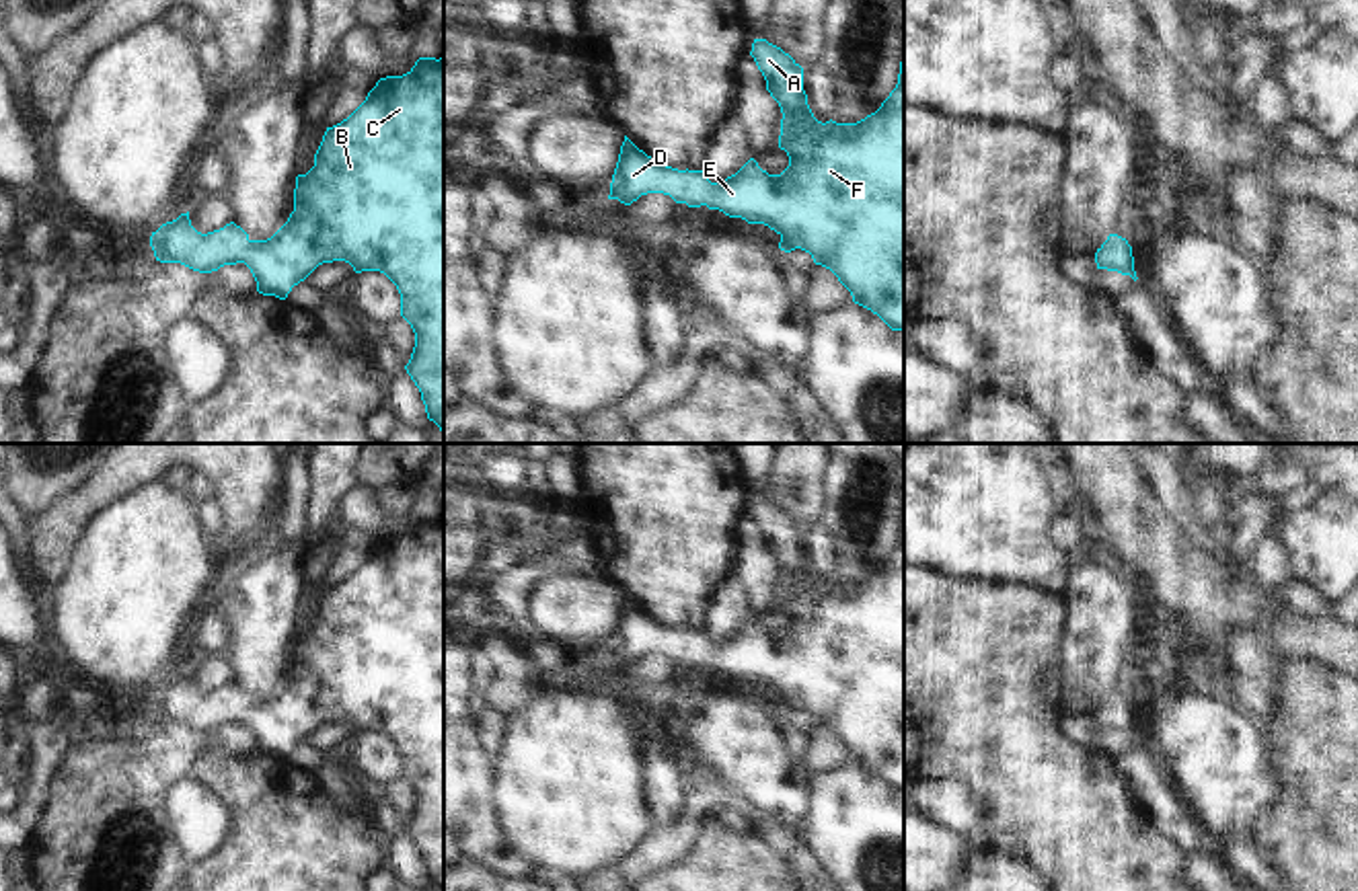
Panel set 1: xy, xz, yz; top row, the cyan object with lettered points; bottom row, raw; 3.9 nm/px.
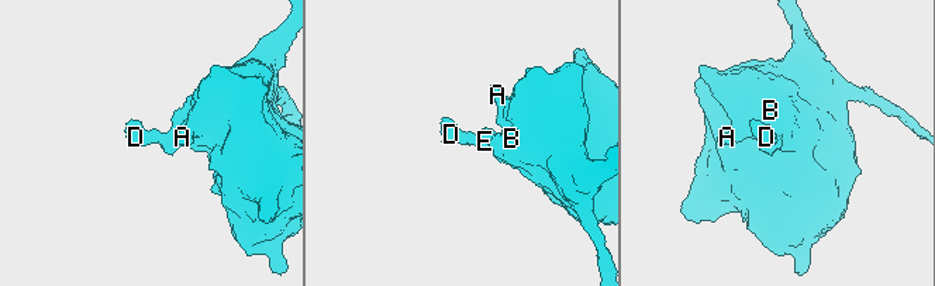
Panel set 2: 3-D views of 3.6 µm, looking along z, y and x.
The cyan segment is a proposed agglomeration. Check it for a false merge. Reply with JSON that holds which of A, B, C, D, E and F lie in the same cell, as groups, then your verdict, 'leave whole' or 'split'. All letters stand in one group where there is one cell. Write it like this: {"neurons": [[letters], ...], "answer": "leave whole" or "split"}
{"neurons": [["A", "B", "C", "D", "E", "F"]], "answer": "leave whole"}

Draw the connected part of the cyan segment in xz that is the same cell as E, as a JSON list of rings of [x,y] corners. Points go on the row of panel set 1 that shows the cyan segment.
[[[904,35],[896,88],[875,113],[857,123],[818,121],[803,90],[803,68],[781,47],[766,39],[754,39],[750,55],[766,80],[766,90],[781,107],[779,148],[787,152],[789,166],[781,175],[768,175],[750,158],[735,175],[711,183],[703,170],[678,170],[655,162],[625,135],[608,199],[631,205],[641,195],[664,193],[688,207],[707,205],[748,224],[764,224],[781,236],[781,250],[801,248],[809,253],[816,265],[838,277],[855,304],[877,314],[892,331],[904,333]]]

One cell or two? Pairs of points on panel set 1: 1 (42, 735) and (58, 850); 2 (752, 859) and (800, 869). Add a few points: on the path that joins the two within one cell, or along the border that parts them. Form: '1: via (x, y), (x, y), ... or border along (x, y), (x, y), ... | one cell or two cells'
1: border along (70, 740), (42, 799), (35, 830) | two cells
2: border along (781, 859), (789, 869) | two cells

